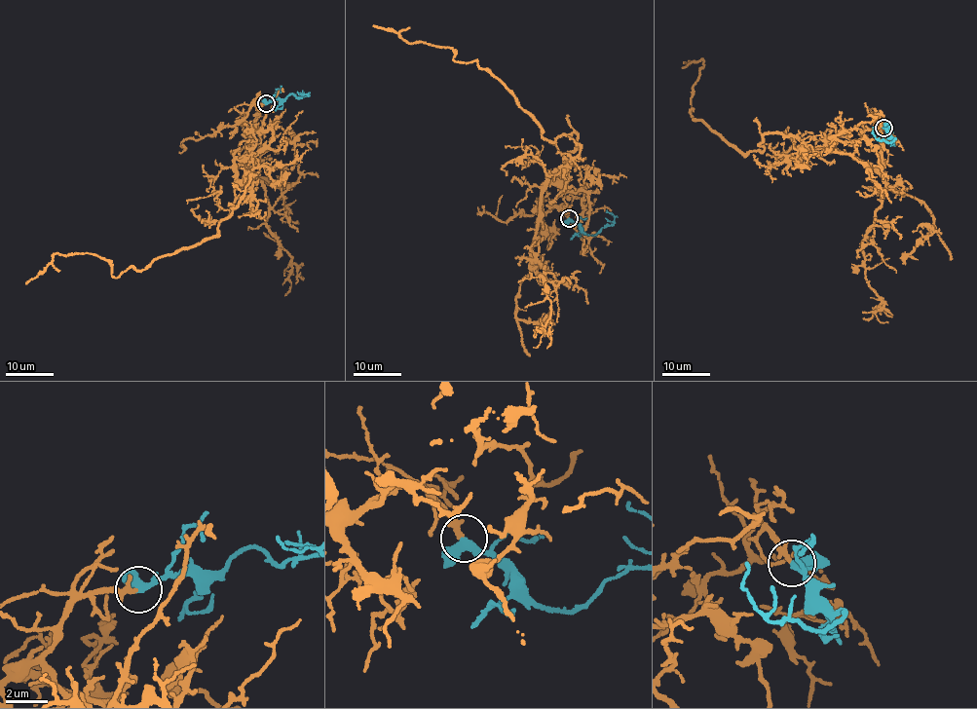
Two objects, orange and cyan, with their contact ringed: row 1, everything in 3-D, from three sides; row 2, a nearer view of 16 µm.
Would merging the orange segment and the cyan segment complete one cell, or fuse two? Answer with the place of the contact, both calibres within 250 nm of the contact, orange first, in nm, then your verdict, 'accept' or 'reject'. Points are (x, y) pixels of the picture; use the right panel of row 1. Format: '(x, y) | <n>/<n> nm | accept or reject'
(883, 128) | 280/280 nm | accept

